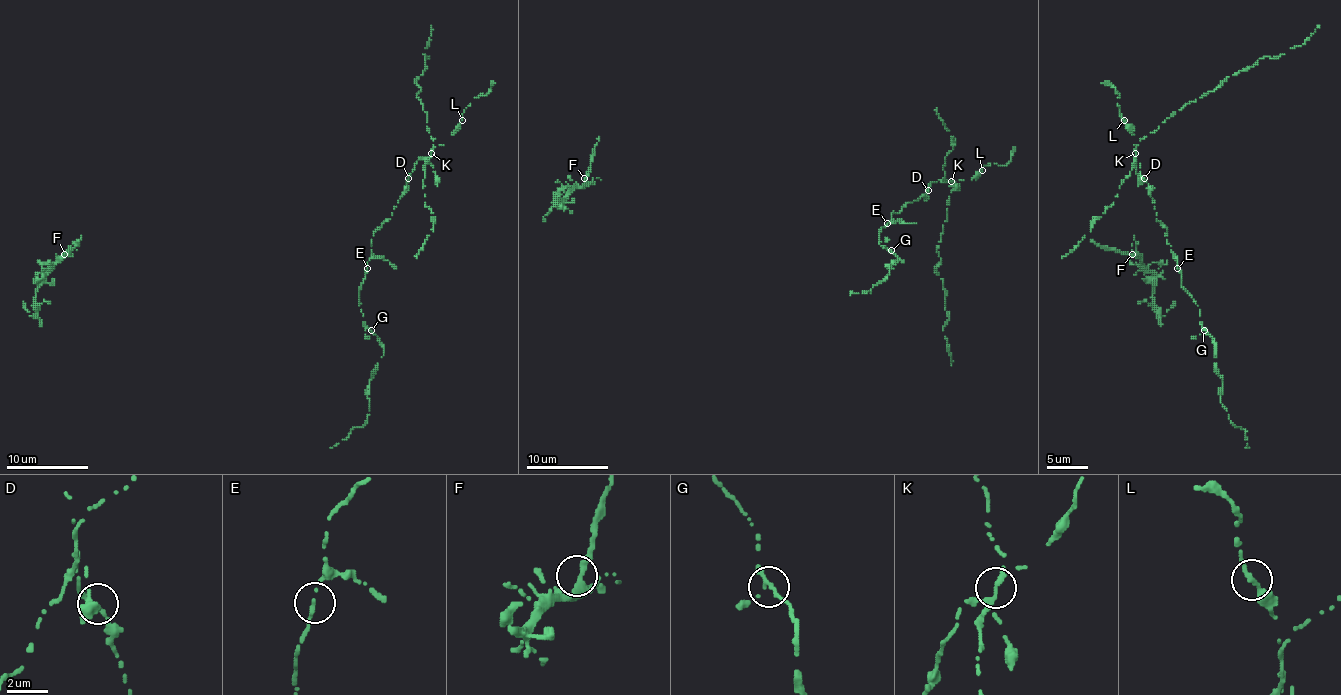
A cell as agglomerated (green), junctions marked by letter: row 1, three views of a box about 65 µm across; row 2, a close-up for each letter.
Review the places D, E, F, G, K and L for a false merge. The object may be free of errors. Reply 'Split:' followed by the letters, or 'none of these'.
Split: K

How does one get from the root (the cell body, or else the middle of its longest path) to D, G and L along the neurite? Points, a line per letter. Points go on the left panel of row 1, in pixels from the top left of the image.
D: (365, 270), (371, 256), (373, 233), (390, 219), (408, 178)
G: (365, 270), (359, 291), (359, 306), (363, 322), (371, 330)
L: (365, 270), (373, 233), (390, 219), (415, 163), (443, 145), (462, 120)

